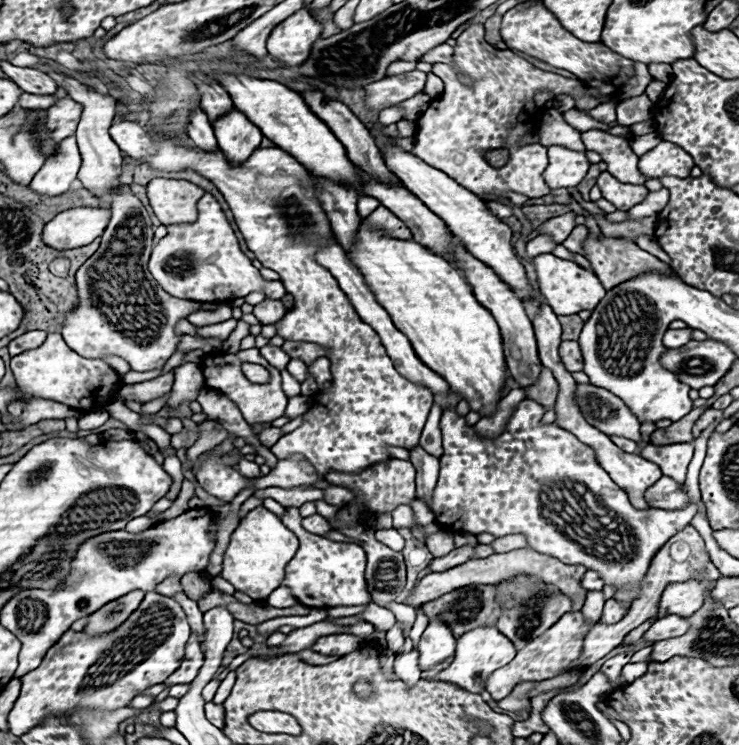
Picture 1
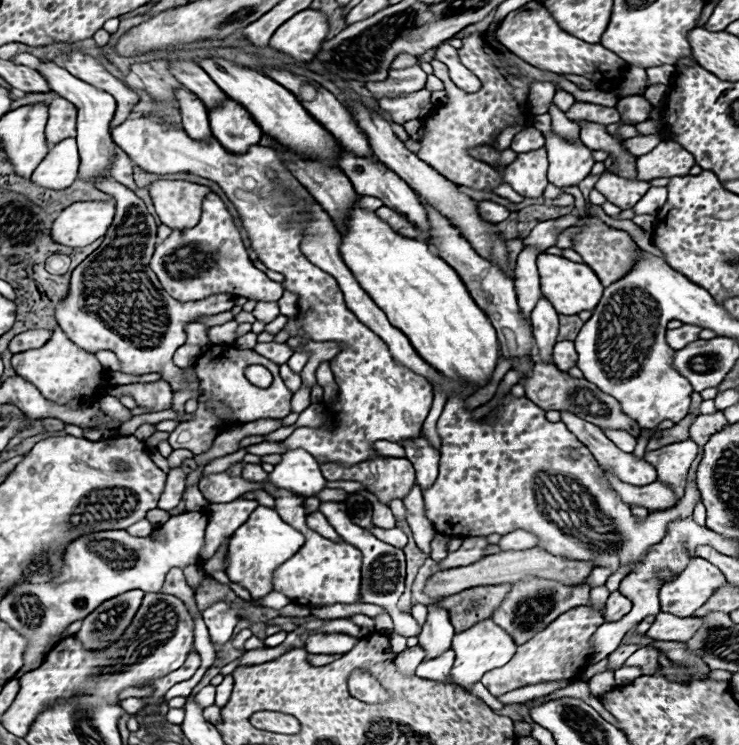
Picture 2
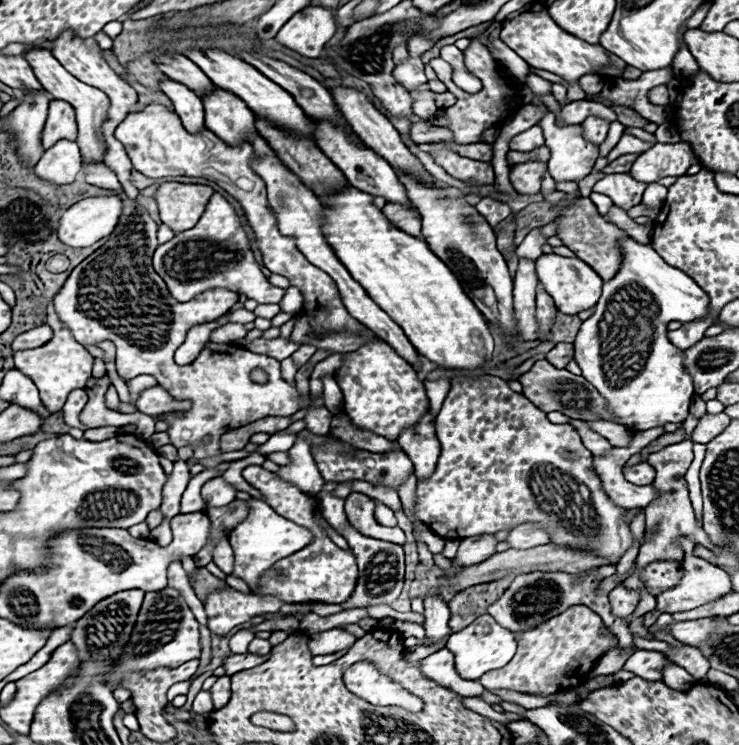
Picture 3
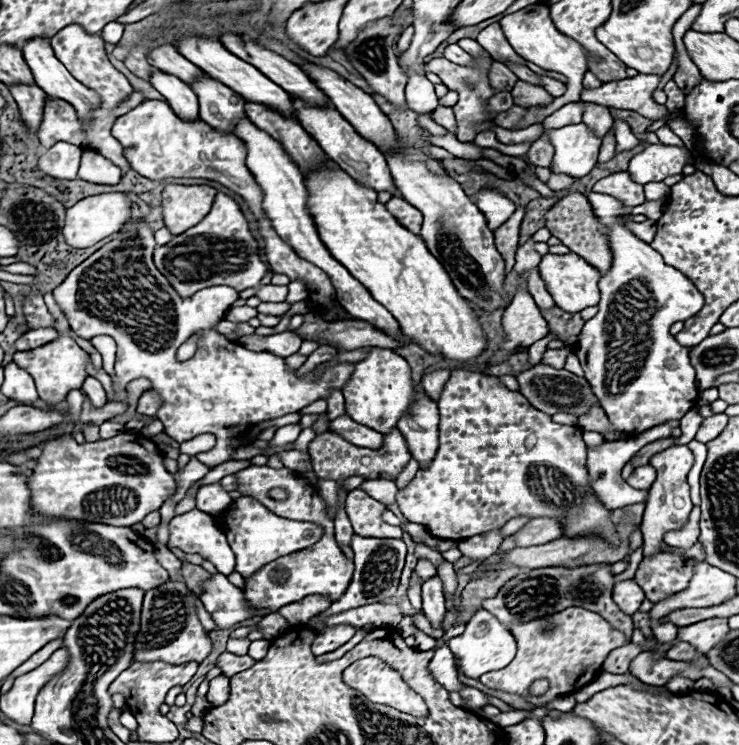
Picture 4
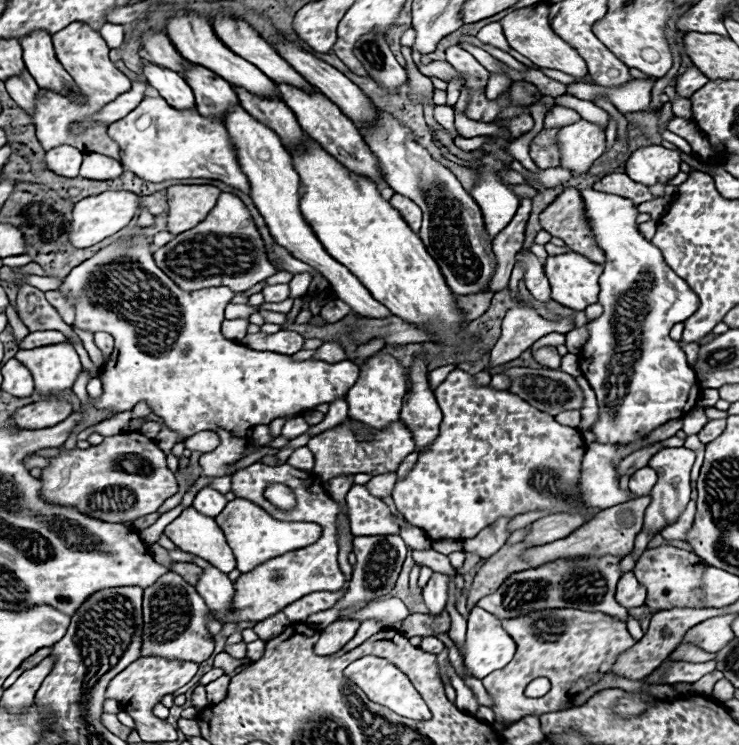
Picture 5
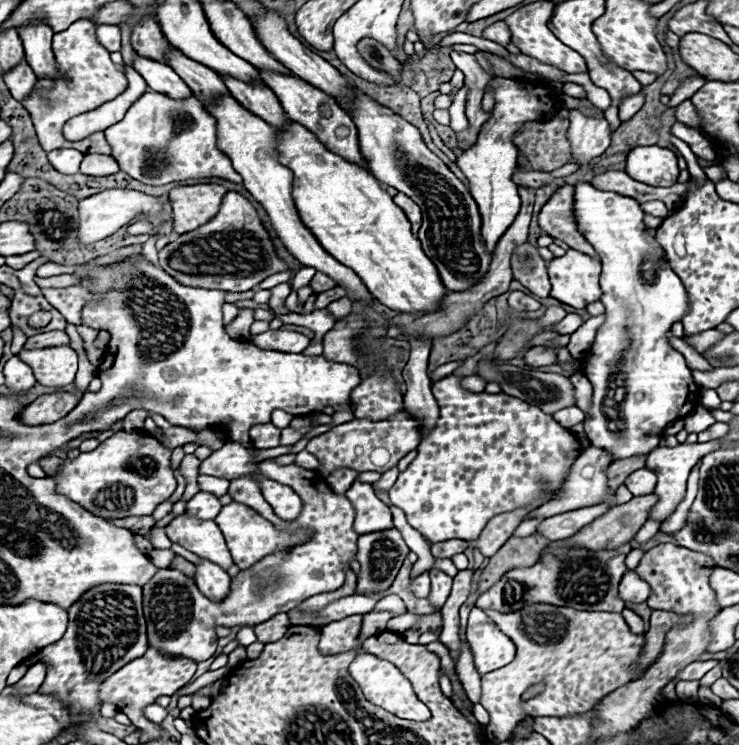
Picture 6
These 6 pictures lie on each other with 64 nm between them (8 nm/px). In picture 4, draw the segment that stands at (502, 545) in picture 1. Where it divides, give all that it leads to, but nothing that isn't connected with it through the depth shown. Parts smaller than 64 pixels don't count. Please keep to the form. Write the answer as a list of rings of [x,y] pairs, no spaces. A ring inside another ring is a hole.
[[[530,520],[514,534],[514,540],[518,548],[528,548],[548,544],[560,536],[562,536],[562,524],[558,524],[558,520]]]

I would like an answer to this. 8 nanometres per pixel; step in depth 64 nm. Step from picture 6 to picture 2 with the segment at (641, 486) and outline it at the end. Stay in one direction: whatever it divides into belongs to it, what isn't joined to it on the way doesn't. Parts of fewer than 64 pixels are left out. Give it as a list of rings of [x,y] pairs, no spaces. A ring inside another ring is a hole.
[[[566,410],[560,414],[562,414],[562,422],[566,424],[566,428],[572,434],[576,434],[576,438],[590,448],[598,464],[608,468],[618,480],[632,484],[632,486],[646,486],[656,480],[658,474],[652,464],[648,464],[646,460],[638,460],[634,454],[628,454],[616,448],[598,426]]]

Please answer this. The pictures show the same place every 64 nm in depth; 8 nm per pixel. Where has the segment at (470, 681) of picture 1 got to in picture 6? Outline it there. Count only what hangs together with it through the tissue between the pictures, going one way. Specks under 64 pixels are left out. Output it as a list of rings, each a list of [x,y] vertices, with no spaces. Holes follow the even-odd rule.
[[[472,608],[466,628],[474,666],[480,676],[498,670],[514,660],[514,642],[496,626],[496,622],[480,608]]]

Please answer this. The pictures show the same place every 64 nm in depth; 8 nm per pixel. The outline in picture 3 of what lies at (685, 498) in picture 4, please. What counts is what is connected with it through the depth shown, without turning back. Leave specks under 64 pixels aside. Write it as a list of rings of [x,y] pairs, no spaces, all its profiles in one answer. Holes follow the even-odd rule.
[[[670,444],[658,452],[652,452],[646,462],[650,466],[656,468],[656,478],[654,478],[654,486],[660,490],[660,496],[666,496],[668,504],[650,504],[646,508],[646,528],[648,530],[654,530],[656,522],[658,522],[658,528],[656,532],[648,538],[646,544],[640,546],[640,554],[636,558],[636,570],[622,582],[628,590],[636,590],[640,594],[640,602],[634,610],[634,614],[630,614],[626,618],[626,622],[632,622],[634,618],[640,618],[644,614],[648,614],[650,610],[654,610],[657,605],[656,598],[647,591],[640,574],[644,572],[646,566],[650,566],[652,562],[662,562],[662,560],[668,560],[668,562],[682,562],[684,560],[684,550],[676,544],[676,538],[680,536],[690,536],[696,544],[704,544],[704,542],[712,542],[710,536],[696,524],[696,518],[694,518],[694,512],[692,512],[692,504],[689,498],[689,492],[687,488],[687,482],[685,480],[685,474],[692,464],[692,446],[690,444]]]

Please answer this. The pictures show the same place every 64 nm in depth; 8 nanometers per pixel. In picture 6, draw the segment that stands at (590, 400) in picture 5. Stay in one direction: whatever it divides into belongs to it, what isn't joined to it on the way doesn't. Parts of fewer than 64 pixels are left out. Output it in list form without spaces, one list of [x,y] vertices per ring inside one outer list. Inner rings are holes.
[[[582,372],[572,374],[572,376],[570,376],[570,380],[572,380],[574,390],[576,390],[576,400],[578,400],[578,406],[580,406],[582,410],[588,410],[590,400],[592,400],[592,384],[590,384],[590,380],[588,380]]]

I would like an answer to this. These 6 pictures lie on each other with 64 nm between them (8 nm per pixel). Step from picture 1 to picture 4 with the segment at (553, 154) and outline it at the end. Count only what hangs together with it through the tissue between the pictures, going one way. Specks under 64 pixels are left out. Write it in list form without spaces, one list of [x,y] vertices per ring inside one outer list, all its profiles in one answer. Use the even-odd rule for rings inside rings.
[[[586,124],[548,128],[546,136],[554,146],[554,160],[550,166],[554,174],[582,178],[596,166],[602,140],[598,140]]]

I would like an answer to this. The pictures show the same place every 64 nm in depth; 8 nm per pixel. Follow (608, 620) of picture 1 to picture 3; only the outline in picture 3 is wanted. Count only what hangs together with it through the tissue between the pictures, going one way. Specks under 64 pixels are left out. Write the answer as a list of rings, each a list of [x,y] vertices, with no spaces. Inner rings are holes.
[[[616,586],[608,598],[610,598],[612,614],[618,618],[630,616],[630,612],[634,612],[634,604],[638,604],[638,596],[634,596],[634,592],[630,592],[622,586]]]

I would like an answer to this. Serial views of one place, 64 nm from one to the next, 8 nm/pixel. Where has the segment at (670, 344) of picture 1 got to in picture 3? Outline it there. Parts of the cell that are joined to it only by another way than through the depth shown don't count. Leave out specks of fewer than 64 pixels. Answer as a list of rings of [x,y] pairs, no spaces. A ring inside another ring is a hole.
[[[690,322],[690,324],[682,324],[682,328],[668,332],[668,338],[670,338],[670,342],[676,348],[686,350],[692,344],[696,344],[698,340],[704,338],[704,332],[706,332],[708,326],[710,326],[710,322]]]

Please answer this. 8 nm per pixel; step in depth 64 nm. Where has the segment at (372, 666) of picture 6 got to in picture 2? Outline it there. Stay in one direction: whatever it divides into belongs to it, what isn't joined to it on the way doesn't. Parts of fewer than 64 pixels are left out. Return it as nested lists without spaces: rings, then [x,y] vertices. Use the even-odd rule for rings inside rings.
[[[354,672],[348,680],[348,686],[350,686],[350,694],[362,702],[368,702],[368,704],[380,704],[380,702],[386,702],[390,696],[388,692],[374,680],[374,676],[370,676],[368,672]]]

